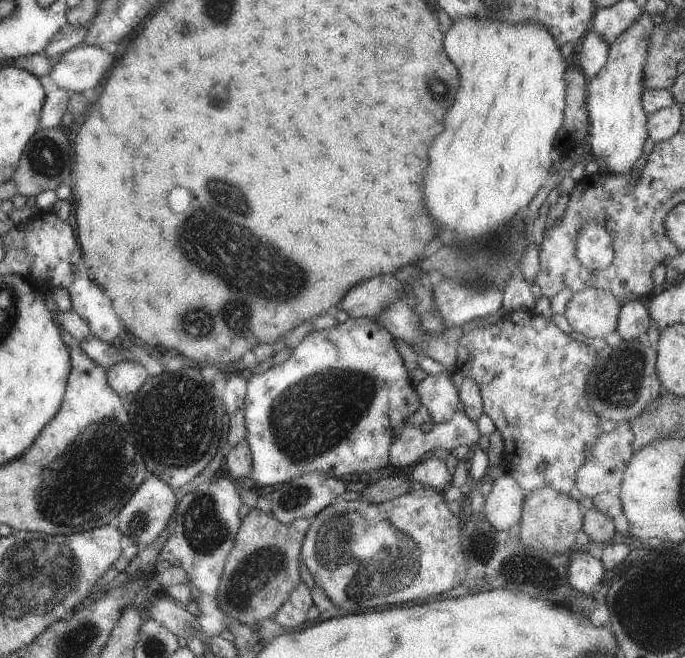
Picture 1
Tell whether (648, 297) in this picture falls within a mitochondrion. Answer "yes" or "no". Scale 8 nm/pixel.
no

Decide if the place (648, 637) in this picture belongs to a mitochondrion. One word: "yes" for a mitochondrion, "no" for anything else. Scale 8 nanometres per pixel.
yes

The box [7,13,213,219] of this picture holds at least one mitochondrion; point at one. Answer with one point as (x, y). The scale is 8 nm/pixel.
(47, 160)

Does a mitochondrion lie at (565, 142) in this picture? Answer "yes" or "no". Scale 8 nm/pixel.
no

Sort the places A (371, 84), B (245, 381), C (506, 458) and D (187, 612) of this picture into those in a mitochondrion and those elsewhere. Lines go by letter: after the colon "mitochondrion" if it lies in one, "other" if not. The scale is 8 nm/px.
A: other
B: other
C: other
D: other

